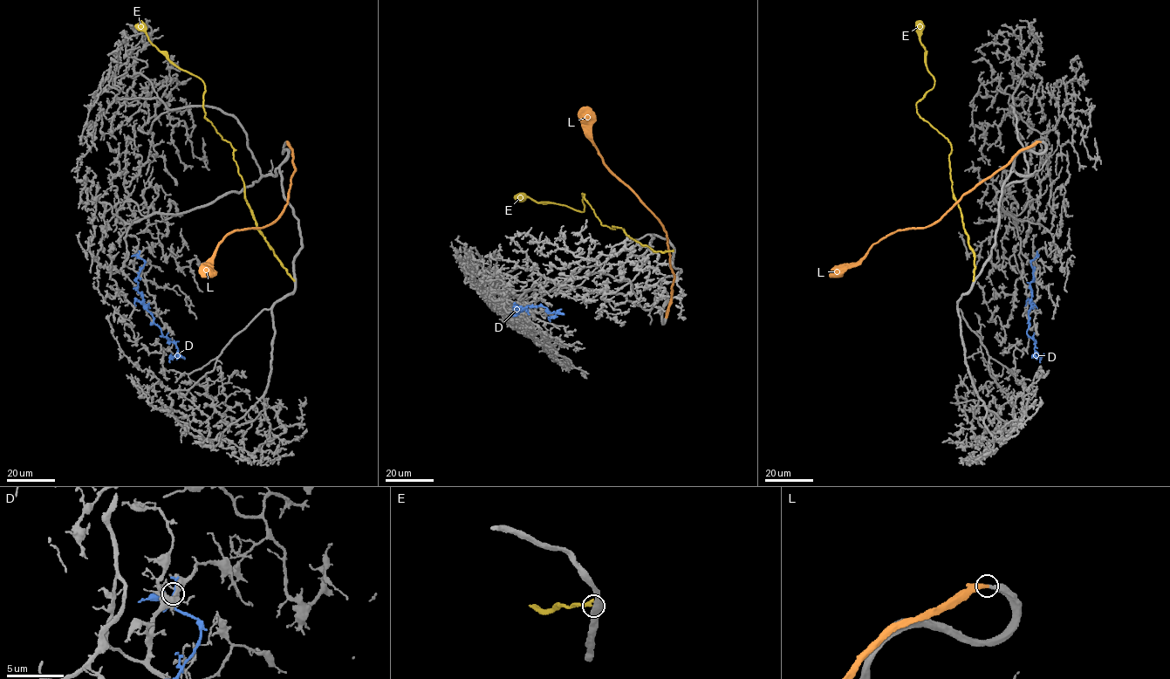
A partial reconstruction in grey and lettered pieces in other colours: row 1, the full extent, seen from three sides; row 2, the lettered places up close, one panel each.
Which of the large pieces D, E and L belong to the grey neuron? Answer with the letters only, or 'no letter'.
L

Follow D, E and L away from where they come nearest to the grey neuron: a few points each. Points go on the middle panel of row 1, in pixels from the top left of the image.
D: (517, 314), (523, 308), (516, 311), (516, 307), (521, 309), (540, 304), (550, 312), (557, 312), (549, 317)
E: (673, 251), (654, 251), (624, 229), (602, 225), (582, 193), (584, 211), (519, 197)
L: (667, 317), (674, 279), (667, 231), (648, 209), (606, 166), (588, 136), (583, 106)

